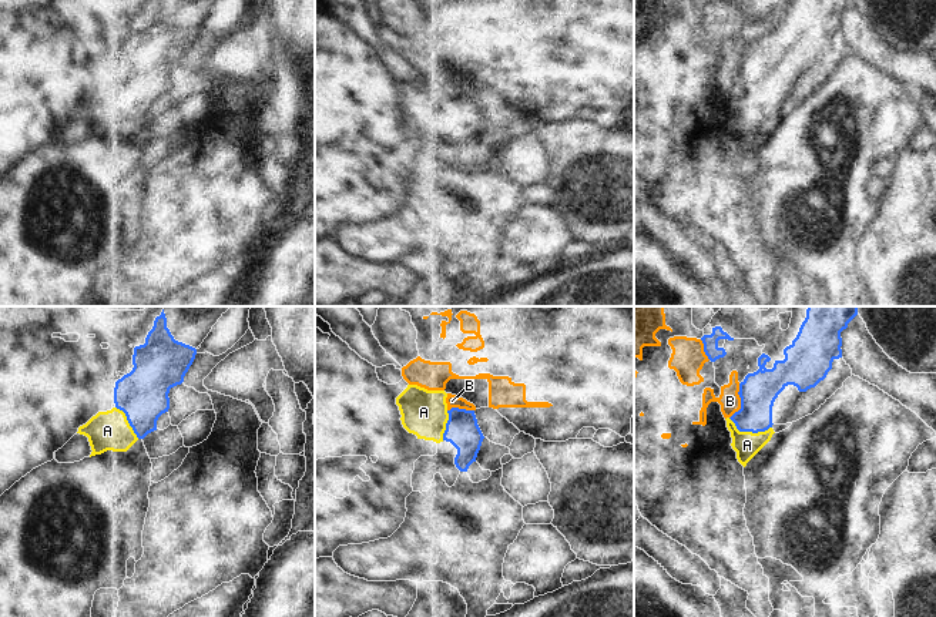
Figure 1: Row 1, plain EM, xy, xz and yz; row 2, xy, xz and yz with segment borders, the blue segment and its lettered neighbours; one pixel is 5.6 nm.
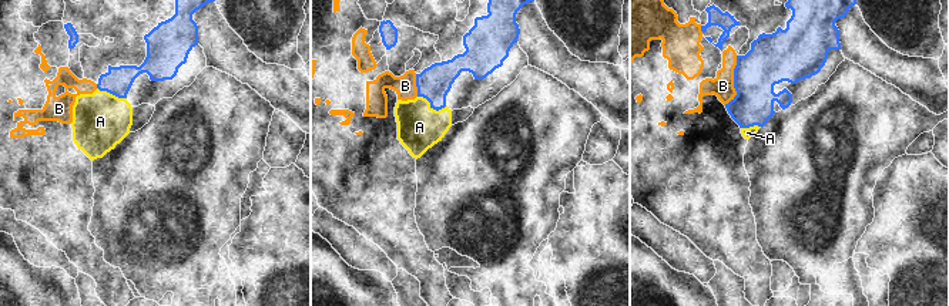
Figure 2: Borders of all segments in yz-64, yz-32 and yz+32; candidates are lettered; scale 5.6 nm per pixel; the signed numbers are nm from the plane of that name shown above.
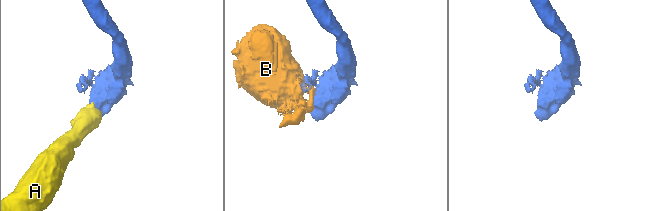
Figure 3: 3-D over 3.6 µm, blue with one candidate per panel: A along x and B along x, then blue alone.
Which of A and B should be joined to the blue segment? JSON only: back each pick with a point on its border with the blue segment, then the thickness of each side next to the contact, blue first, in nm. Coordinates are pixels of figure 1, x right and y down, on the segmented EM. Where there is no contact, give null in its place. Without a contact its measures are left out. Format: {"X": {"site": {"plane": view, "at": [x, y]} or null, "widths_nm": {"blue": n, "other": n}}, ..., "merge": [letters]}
{"A": {"site": {"plane": "yz", "at": [750, 431]}, "widths_nm": {"blue": 200, "other": 150}}, "merge": ["A"]}

